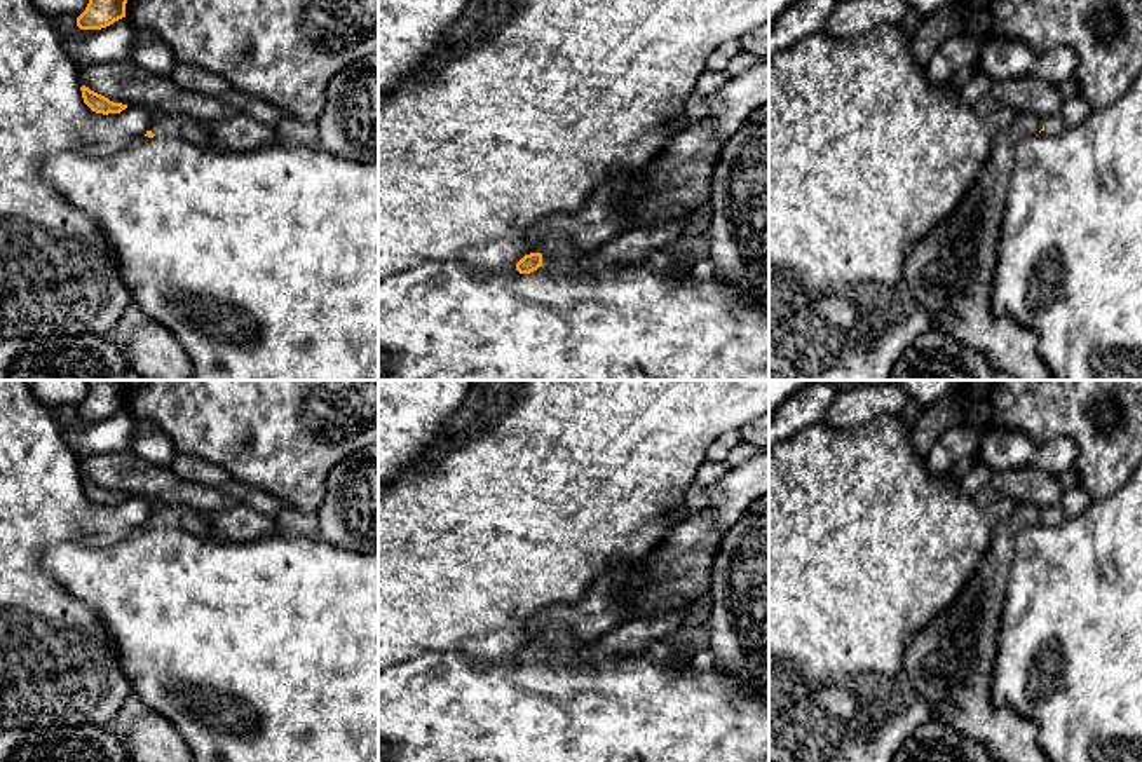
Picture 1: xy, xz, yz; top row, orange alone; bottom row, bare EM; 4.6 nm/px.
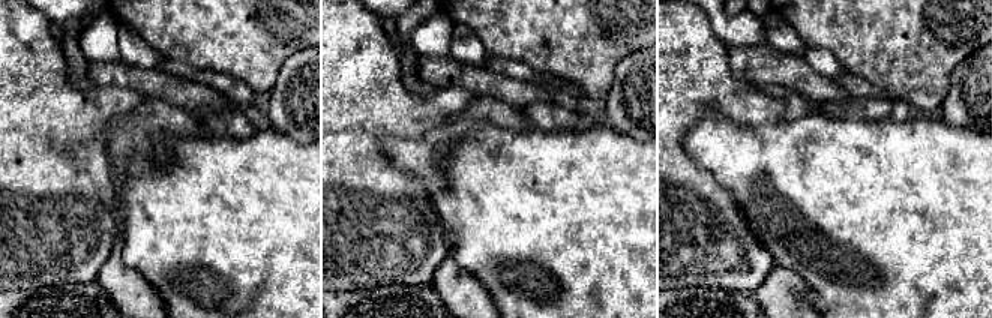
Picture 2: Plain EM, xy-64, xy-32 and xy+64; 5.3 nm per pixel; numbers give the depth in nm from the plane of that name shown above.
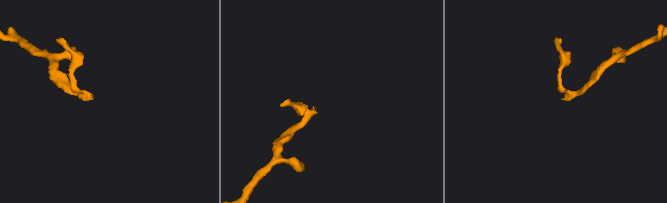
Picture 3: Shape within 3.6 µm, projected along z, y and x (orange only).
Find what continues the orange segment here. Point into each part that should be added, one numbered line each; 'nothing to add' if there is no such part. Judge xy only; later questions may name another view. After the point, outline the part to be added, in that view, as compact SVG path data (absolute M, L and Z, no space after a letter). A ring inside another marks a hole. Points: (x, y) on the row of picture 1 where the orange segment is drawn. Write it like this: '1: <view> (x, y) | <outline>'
1: xy (189, 129) | M155 112L148 131L155 136L173 136L199 146L214 145L206 124L187 115L167 115Z

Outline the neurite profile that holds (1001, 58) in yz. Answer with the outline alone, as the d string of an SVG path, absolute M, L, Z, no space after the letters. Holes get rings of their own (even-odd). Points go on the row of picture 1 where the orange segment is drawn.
M992 38L980 51L980 73L997 80L1013 80L1029 75L1037 56L1022 40Z

